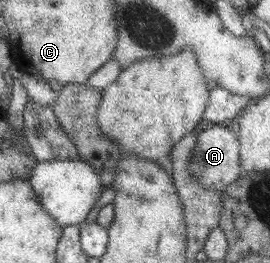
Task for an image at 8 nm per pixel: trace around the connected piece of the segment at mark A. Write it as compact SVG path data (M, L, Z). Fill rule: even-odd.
M213 124L209 129L202 130L197 135L191 157L187 161L187 172L195 176L201 186L215 188L222 192L240 176L241 166L239 166L237 139L237 135L233 134L229 127Z

